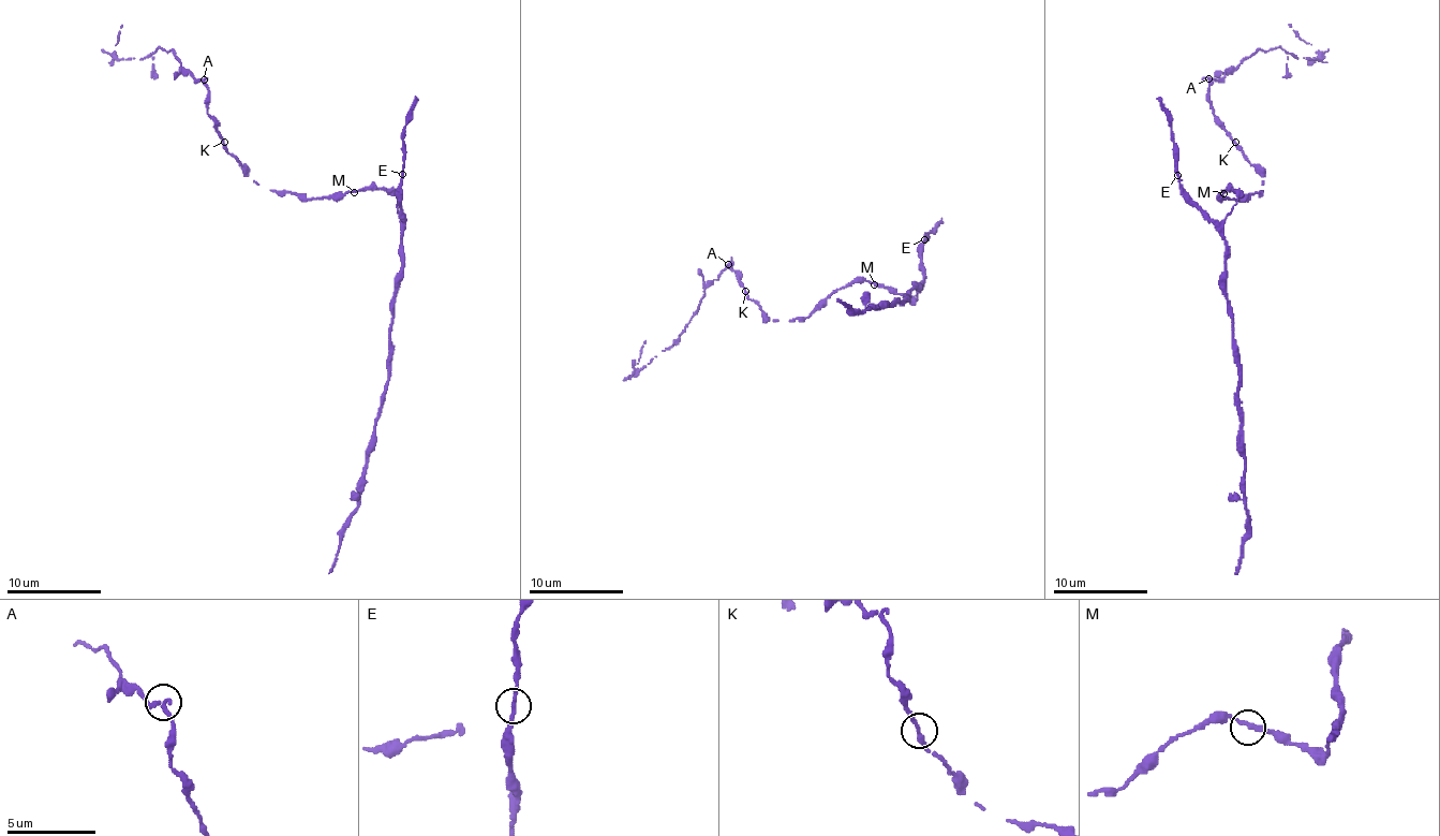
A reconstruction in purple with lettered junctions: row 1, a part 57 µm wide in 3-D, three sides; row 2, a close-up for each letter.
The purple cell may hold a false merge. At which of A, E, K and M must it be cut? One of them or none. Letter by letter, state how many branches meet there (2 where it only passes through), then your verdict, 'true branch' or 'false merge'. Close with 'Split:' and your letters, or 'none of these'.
A: 2 branches meet; false merge
E: 2 branches meet; true branch
K: 2 branches meet; true branch
M: 2 branches meet; true branch
Split: A

